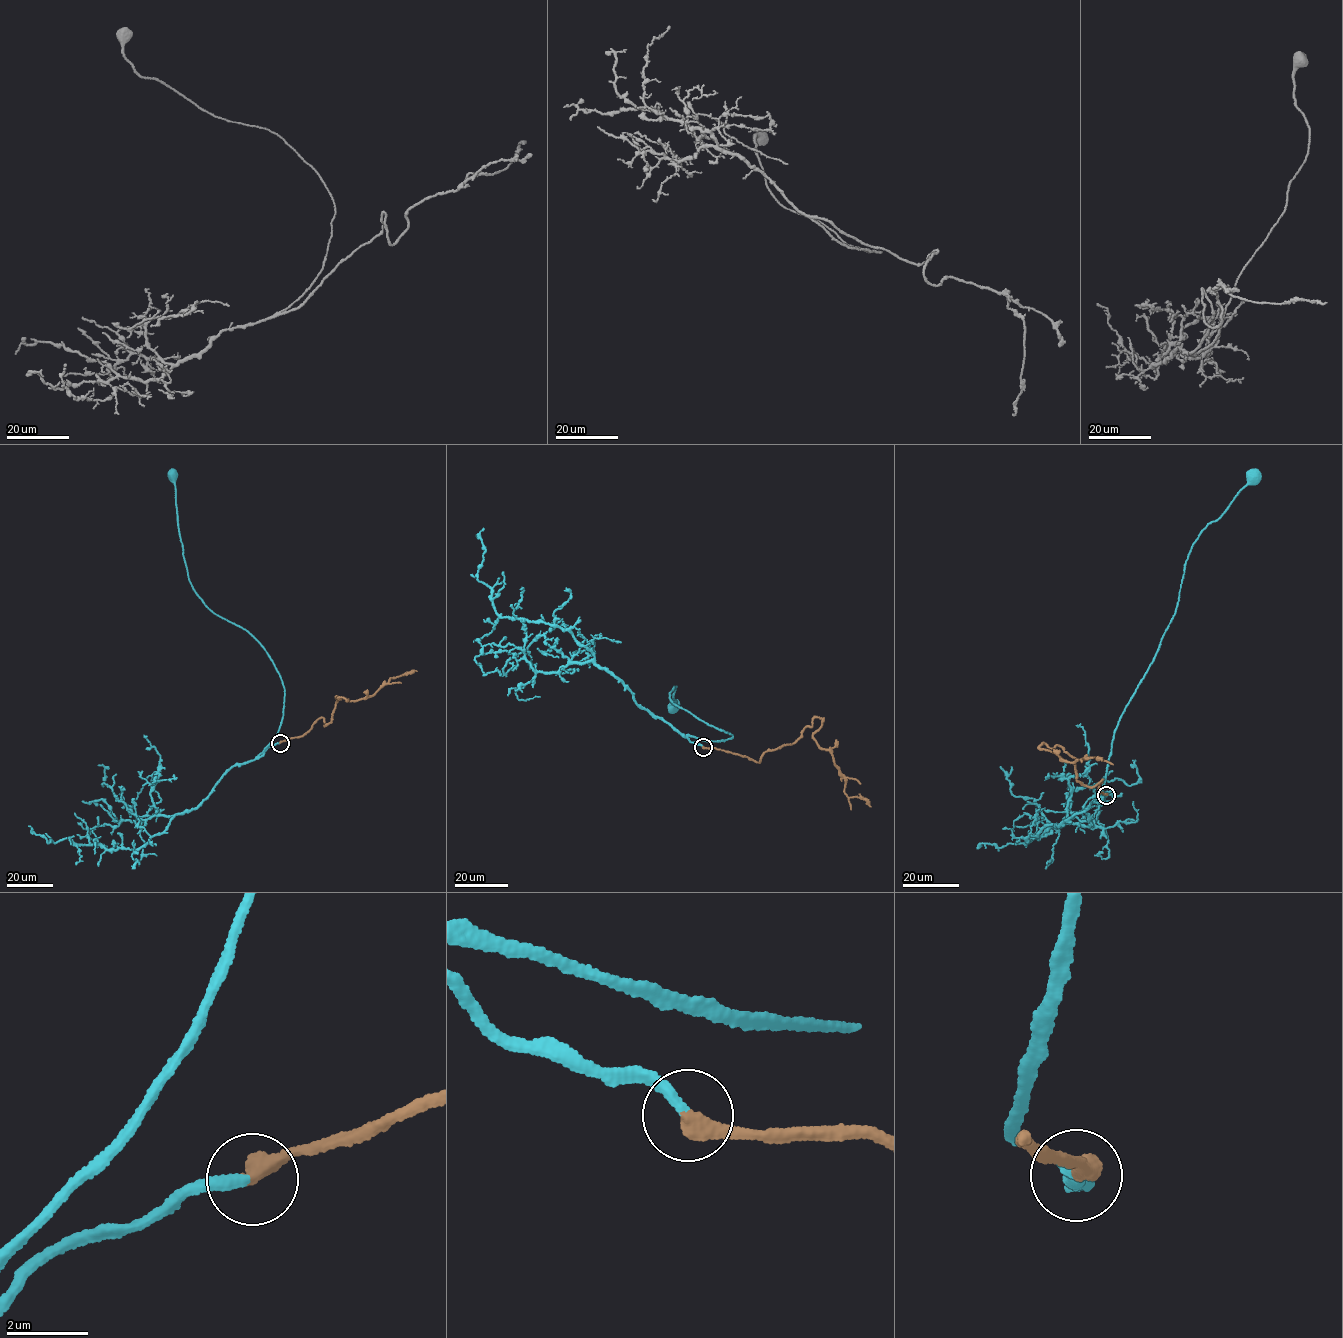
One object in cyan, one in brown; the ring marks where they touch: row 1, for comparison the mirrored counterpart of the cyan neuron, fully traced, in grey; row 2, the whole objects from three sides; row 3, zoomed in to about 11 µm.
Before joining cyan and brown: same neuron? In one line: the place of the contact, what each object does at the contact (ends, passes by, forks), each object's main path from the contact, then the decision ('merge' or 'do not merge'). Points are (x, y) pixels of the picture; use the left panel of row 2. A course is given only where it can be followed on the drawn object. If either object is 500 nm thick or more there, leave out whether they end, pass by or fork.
at (280, 743); cyan ends there; brown ends there; cyan runs (280, 743), (264, 750), (282, 719), (279, 674), (255, 638), (212, 612), (192, 587), (179, 531), (174, 475); brown runs (280, 742), (301, 736), (319, 718), (324, 726), (330, 723), (336, 696), (364, 698), (390, 678), (417, 671); merge

